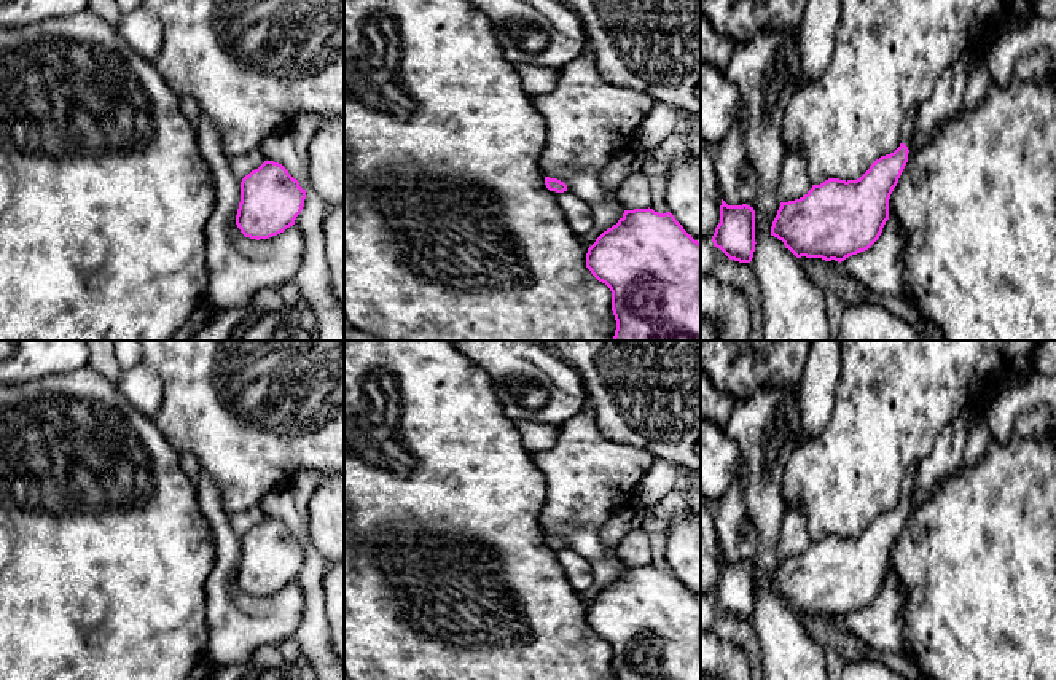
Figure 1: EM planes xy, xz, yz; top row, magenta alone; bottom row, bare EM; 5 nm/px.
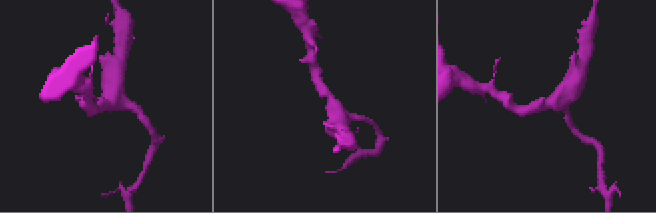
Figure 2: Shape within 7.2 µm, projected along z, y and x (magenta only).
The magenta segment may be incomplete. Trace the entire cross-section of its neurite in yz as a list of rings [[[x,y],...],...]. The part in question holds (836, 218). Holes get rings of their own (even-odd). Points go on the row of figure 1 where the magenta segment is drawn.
[[[917,108],[908,111],[900,147],[857,180],[828,178],[800,199],[780,202],[771,236],[796,258],[844,261],[868,250],[889,220],[889,199],[911,154]]]

